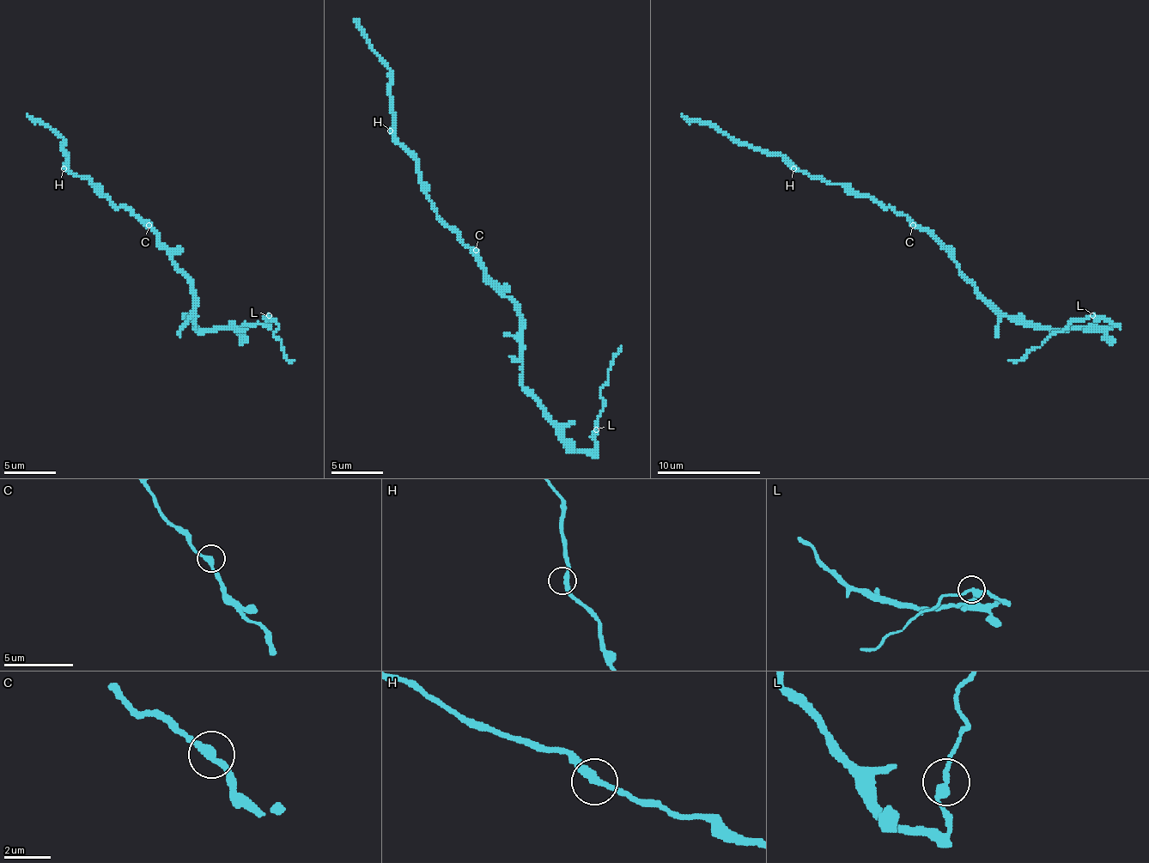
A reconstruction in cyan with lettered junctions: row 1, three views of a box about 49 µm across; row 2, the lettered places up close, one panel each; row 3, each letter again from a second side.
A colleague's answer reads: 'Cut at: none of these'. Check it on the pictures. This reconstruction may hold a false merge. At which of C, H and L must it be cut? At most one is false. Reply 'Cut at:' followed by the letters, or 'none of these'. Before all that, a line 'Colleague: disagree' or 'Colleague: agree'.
Colleague: disagree
Cut at: L

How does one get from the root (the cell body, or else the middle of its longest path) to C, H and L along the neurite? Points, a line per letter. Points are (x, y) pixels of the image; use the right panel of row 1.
C: (951, 259), (926, 230), (913, 225)
H: (951, 259), (905, 215), (848, 191), (840, 184), (827, 184), (793, 168)
L: (951, 259), (964, 277), (990, 303), (1011, 319), (1032, 321), (1053, 329), (1104, 329), (1112, 324), (1091, 316)

